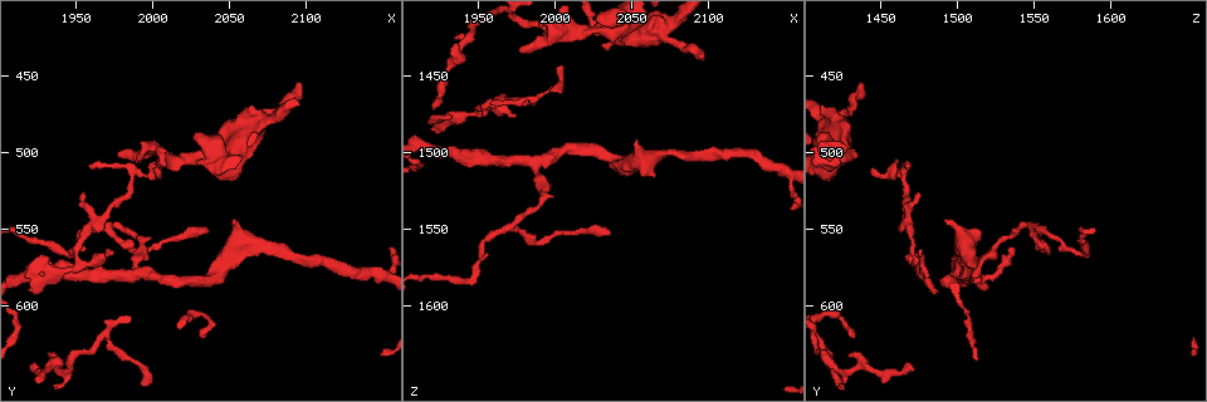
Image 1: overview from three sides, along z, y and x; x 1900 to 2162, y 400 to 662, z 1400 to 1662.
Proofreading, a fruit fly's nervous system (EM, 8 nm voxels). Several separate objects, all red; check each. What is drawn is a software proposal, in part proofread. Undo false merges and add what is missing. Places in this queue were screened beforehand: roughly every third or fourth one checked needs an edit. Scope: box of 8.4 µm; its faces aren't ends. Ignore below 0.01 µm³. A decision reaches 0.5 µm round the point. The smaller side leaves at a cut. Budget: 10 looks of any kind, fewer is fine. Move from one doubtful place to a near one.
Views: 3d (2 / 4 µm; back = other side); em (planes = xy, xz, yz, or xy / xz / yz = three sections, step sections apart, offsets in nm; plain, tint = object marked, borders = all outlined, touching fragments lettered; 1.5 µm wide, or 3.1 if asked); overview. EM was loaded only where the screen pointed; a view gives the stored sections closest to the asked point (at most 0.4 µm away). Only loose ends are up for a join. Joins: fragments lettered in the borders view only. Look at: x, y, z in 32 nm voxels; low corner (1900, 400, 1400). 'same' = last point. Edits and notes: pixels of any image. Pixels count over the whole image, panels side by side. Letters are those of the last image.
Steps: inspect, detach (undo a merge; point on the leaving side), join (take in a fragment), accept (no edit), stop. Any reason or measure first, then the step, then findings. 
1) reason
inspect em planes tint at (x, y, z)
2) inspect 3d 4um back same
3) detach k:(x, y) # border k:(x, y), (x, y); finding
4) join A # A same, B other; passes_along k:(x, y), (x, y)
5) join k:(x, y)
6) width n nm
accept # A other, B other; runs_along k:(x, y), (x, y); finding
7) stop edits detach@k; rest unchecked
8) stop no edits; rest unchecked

free end
inspect em planes borders at (2096, 456, 1438)

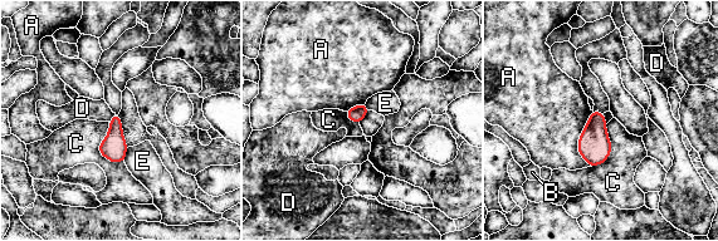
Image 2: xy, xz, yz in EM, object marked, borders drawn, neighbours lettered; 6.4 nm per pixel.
longest_contact A 360 nm
accept # A other, B other, C other, D other, E other; border 2:(108, 122), (98, 151), (121, 163); no lettered fragment goes on from it

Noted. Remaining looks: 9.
sharp bend
inspect 3d 2um back at (1988, 580, 1506)

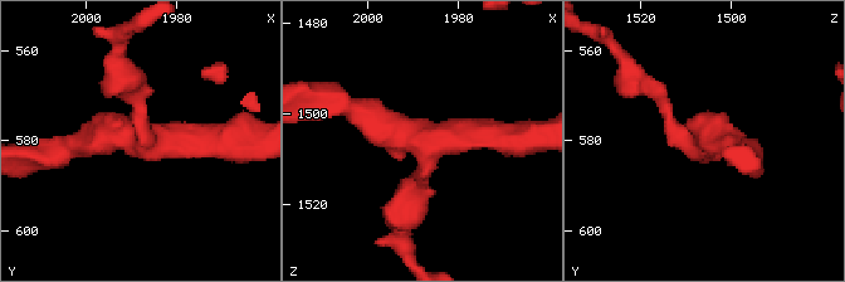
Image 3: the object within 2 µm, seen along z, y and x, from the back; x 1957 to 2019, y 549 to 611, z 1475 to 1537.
arms 3; arm_widths 160, 200, 220 nm
inspect em planes borders at (1987, 579, 1507)

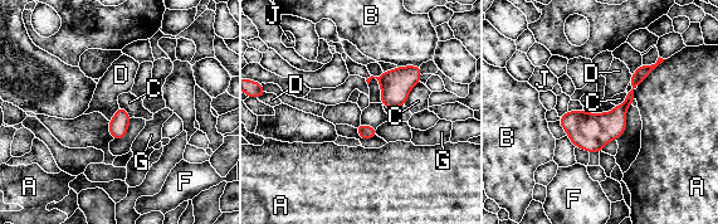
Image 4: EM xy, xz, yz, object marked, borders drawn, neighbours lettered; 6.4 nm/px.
accept # A other, B other, C other, D other, F other, G other, J other; one neuron here

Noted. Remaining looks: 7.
thin end
inspect em xz step 8 tint at (2036, 550, 1552)

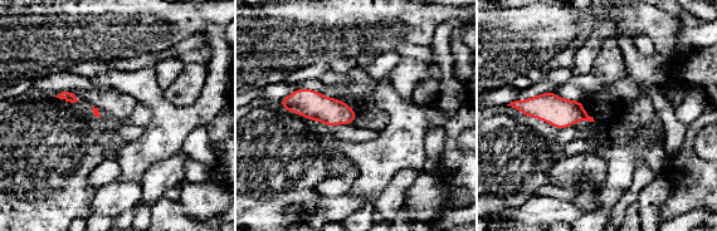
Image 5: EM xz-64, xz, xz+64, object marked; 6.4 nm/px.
cut it another way
inspect em planes borders same

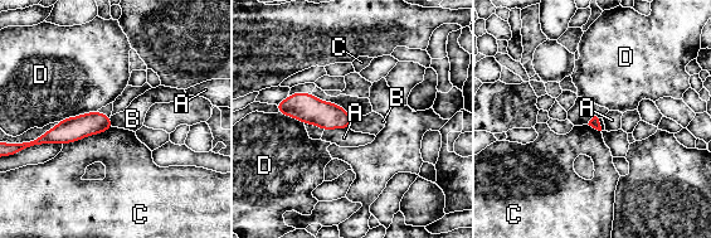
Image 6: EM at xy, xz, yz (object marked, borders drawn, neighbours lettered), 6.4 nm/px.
longest_contact C 340 nm
accept # A other, B other, C other, D other; no lettered fragment goes on from it

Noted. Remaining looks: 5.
branch point
inspect 3d 4um at (1986, 518, 1466)

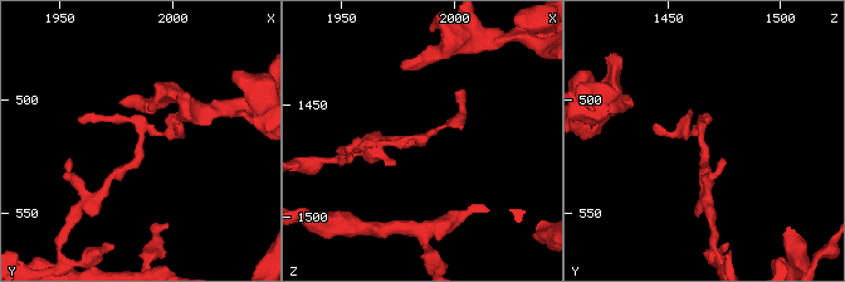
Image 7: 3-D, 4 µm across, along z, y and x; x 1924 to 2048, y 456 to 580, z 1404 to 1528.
inspect em xy step 8 borders at (1985, 519, 1468)

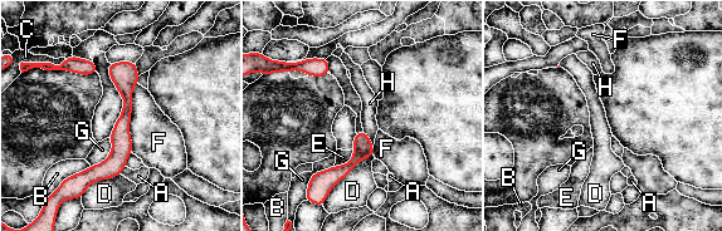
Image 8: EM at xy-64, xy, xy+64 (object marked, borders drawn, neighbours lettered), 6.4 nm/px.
accept # A other, B other, C other, D other, E other, F other, G other, H other; border 8:(372, 155), (361, 160), (325, 200); all the same neuron

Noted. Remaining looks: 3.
stop no edits; rest unchecked

